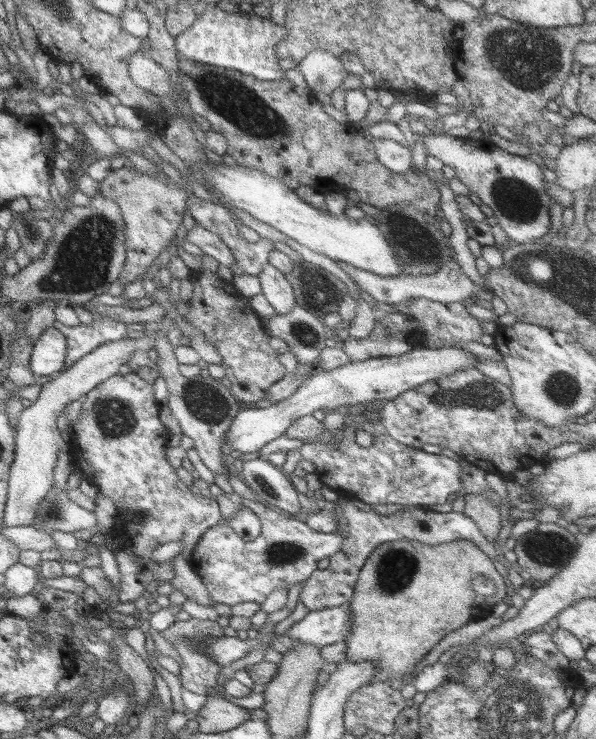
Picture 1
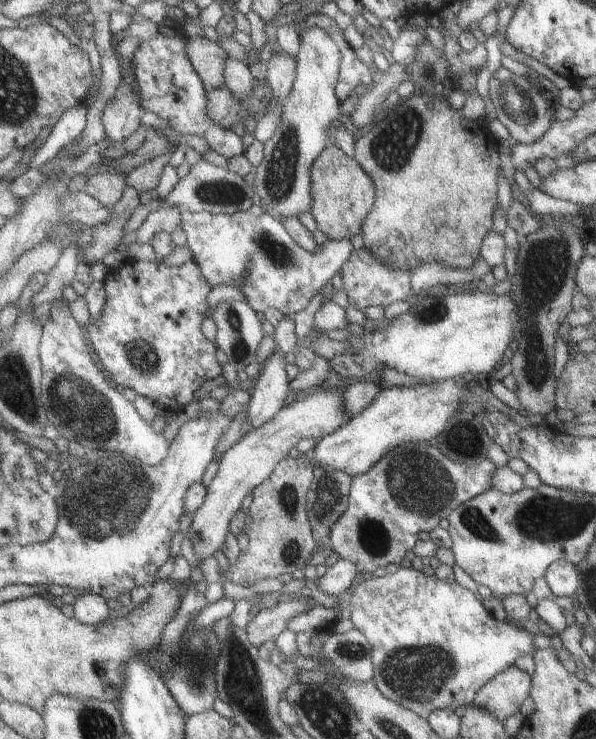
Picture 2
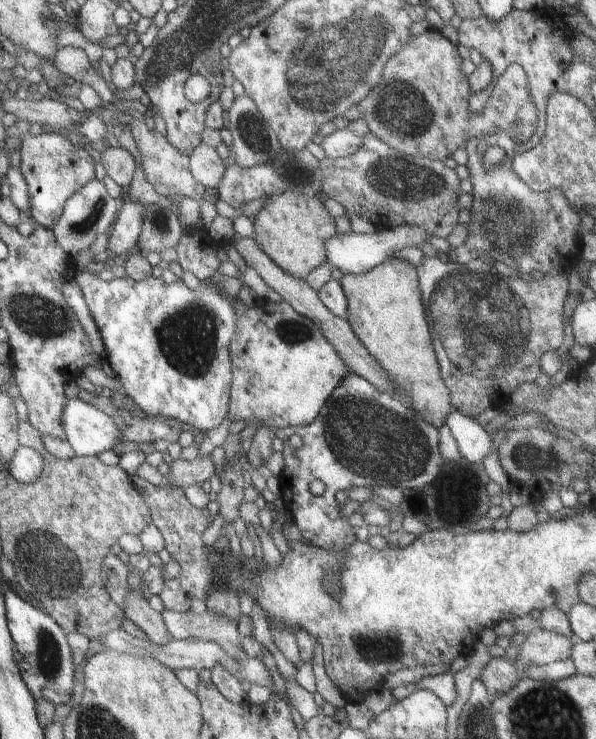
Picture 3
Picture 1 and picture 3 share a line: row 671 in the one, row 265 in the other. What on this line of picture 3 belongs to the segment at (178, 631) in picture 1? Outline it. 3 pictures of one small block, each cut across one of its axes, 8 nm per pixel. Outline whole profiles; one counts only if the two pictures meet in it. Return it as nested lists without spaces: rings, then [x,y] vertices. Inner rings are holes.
[[[183,227],[182,237],[174,246],[178,253],[178,264],[191,272],[198,280],[210,279],[220,266],[218,251],[229,243],[211,238],[205,228]]]

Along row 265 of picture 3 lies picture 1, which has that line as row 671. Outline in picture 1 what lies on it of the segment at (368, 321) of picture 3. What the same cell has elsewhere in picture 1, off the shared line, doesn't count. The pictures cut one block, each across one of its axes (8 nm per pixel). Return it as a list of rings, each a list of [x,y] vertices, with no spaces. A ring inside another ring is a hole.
[[[408,539],[384,543],[374,549],[362,565],[353,598],[348,604],[351,632],[344,641],[348,647],[346,662],[373,662],[378,670],[376,682],[387,683],[400,677],[407,679],[418,662],[448,633],[466,623],[484,619],[494,605],[505,600],[507,590],[505,578],[496,571],[494,561],[470,541],[450,541],[432,546]],[[478,575],[496,585],[496,594],[482,596],[474,592],[472,581]]]

